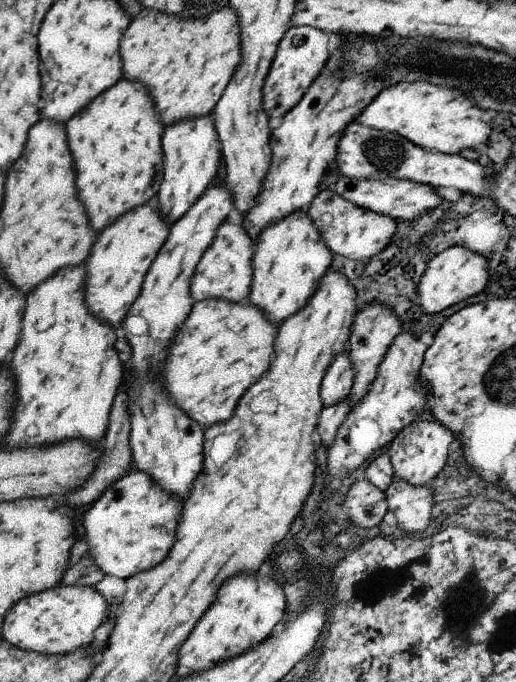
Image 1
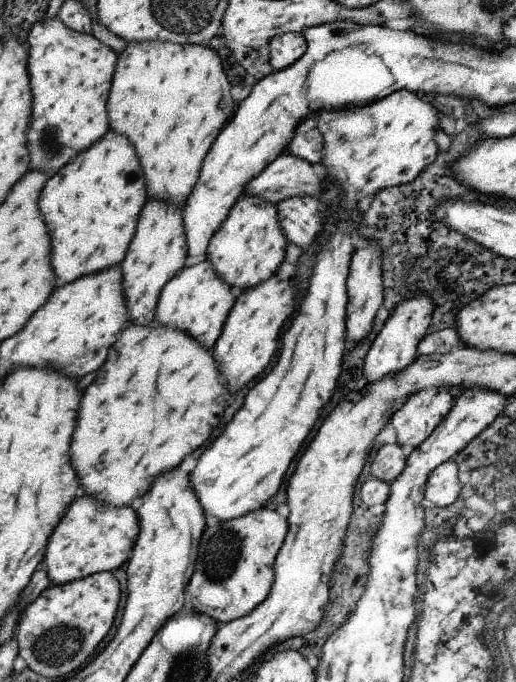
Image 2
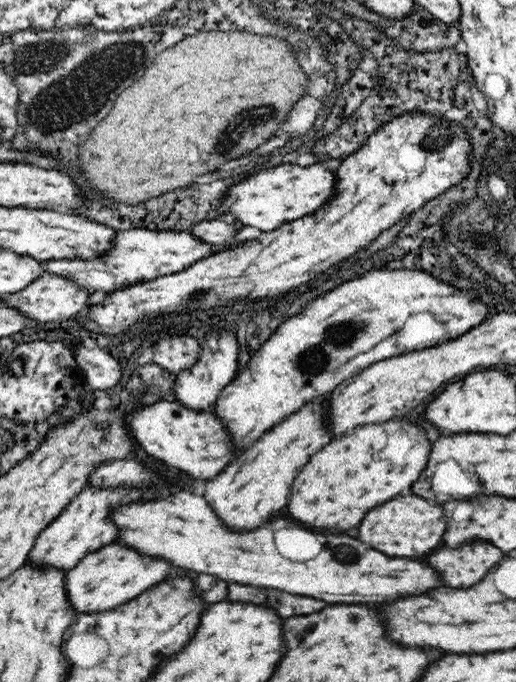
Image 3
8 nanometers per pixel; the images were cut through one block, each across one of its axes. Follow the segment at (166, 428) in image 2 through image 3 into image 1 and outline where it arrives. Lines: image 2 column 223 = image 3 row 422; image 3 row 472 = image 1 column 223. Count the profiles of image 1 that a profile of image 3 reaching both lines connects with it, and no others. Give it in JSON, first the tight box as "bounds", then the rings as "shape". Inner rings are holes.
{"bounds":[163,298,277,426],"shape":[[[217,298],[195,302],[189,318],[185,320],[185,326],[177,330],[177,338],[173,340],[173,346],[167,354],[167,364],[163,368],[163,386],[167,388],[171,402],[179,410],[185,410],[185,414],[189,414],[189,418],[201,426],[231,418],[237,398],[267,370],[267,364],[271,362],[269,356],[273,352],[275,332],[277,326],[271,324],[259,308],[247,302],[233,304]]]}

